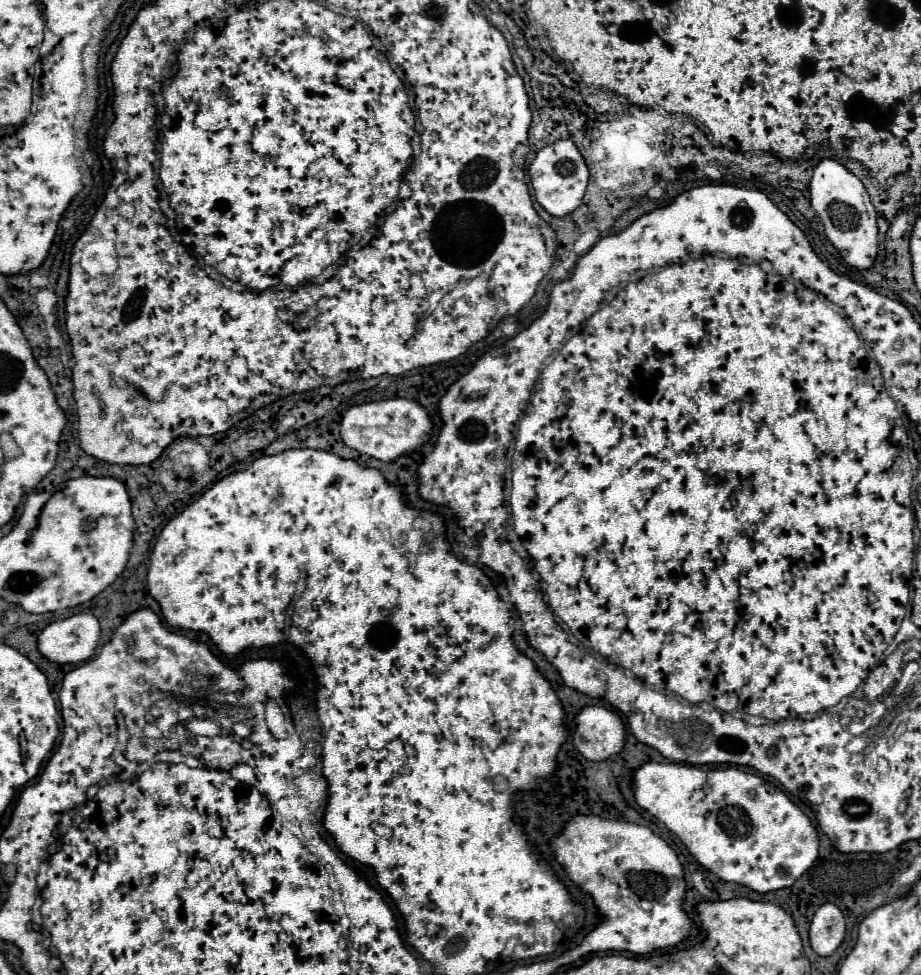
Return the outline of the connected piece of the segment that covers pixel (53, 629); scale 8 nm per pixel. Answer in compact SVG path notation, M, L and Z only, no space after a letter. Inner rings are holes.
M74 614L48 624L38 636L38 650L52 662L78 664L94 656L100 626L92 614Z

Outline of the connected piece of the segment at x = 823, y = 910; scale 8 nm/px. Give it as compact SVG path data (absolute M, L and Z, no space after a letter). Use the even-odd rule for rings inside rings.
M822 904L810 924L810 946L820 956L830 956L844 940L846 924L834 904Z

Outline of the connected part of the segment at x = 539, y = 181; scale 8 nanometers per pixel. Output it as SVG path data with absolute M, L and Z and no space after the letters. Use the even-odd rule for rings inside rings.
M556 140L554 144L548 144L542 150L538 150L528 174L536 202L552 216L566 216L574 212L580 206L588 186L588 168L572 140Z

